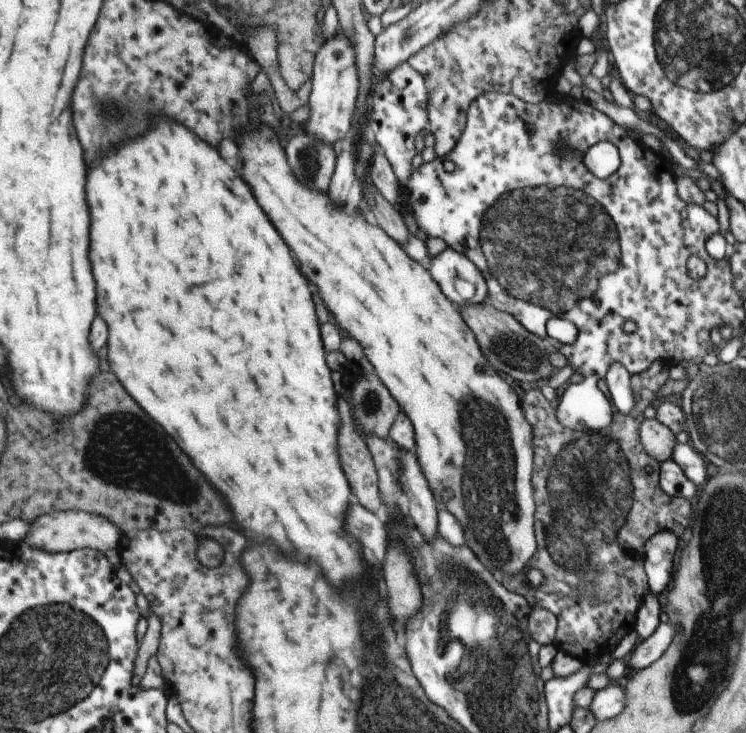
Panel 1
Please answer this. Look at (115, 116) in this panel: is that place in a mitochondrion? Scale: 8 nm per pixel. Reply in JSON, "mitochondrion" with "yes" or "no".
{"mitochondrion":"yes"}

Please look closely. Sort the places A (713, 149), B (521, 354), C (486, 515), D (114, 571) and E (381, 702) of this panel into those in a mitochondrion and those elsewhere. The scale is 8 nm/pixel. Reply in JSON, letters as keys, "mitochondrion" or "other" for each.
{"A":"other","B":"mitochondrion","C":"mitochondrion","D":"other","E":"mitochondrion"}

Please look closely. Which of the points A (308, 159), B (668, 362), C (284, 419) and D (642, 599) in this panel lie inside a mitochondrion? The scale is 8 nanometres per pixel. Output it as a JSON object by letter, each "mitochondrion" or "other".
{"A":"mitochondrion","B":"other","C":"other","D":"other"}

